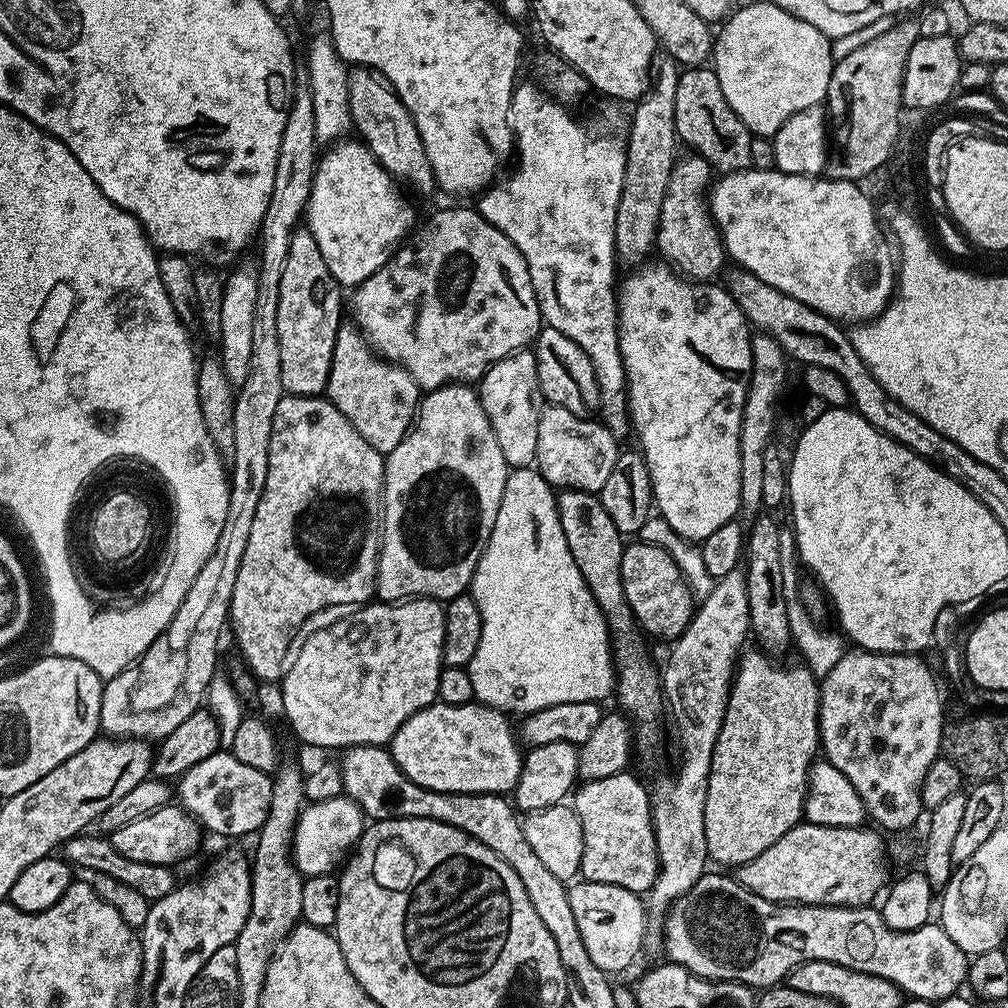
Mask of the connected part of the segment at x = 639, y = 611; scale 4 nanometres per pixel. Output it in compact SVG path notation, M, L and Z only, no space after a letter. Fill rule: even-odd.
M629 543L622 554L622 590L626 594L626 602L636 616L637 625L649 637L652 635L660 640L675 642L692 621L692 587L666 550L662 550L657 544L635 543Z

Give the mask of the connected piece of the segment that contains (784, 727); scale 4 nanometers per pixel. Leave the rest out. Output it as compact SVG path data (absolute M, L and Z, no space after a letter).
M745 651L741 655L737 666L736 675L732 677L732 689L728 691L728 701L724 711L722 730L718 734L718 742L714 742L714 758L710 766L710 782L706 786L706 846L708 847L708 859L713 865L725 864L728 870L741 868L746 862L758 858L762 850L770 850L782 834L786 834L795 824L804 820L804 799L808 793L808 769L817 759L820 747L820 686L818 678L803 663L796 662L793 668L783 668L780 662L763 651Z

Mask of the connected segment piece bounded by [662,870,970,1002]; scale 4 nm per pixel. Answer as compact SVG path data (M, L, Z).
M716 870L705 871L704 876L698 878L698 882L694 882L694 886L690 886L690 890L686 890L686 894L682 894L672 903L672 907L666 913L666 923L662 928L663 955L668 955L665 957L671 963L682 966L687 972L692 972L695 976L701 976L704 980L730 980L733 984L744 984L747 988L753 990L767 990L779 985L781 982L787 981L789 974L802 962L821 960L822 962L834 962L838 966L846 966L850 970L858 970L862 974L886 978L886 982L894 982L894 986L898 986L901 993L907 994L909 997L917 1000L939 1002L948 996L957 995L965 987L968 979L969 953L962 951L958 946L958 942L954 942L954 938L950 938L950 934L946 934L946 930L940 927L939 923L929 922L922 925L918 930L896 932L890 926L886 926L886 922L881 918L879 911L872 906L861 906L859 908L823 908L822 906L814 906L813 904L775 904L758 894L754 894L750 890L746 890L731 875L719 876L718 873L712 871Z

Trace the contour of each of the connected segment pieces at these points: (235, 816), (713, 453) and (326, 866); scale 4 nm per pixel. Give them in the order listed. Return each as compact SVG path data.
M217 750L210 758L202 758L198 766L190 766L179 777L178 804L205 829L220 836L248 836L259 833L270 810L272 776L253 766L246 766L228 750Z
M645 262L632 272L628 277L623 277L618 288L618 319L620 322L620 353L628 379L628 415L634 436L640 439L638 445L644 461L648 463L648 473L652 479L652 499L654 508L659 515L682 538L699 542L710 538L718 526L726 526L726 522L737 519L740 507L740 459L738 458L738 446L740 445L740 427L742 426L742 414L744 403L748 393L748 383L752 377L752 337L750 325L738 302L728 293L727 287L716 282L697 282L691 278L685 278L679 272L673 270L663 262Z
M343 794L329 800L314 800L305 803L304 808L300 811L300 817L296 819L296 833L292 839L292 859L300 875L305 878L329 875L333 871L332 867L336 863L339 865L355 849L365 827L366 817L364 812L355 802Z

